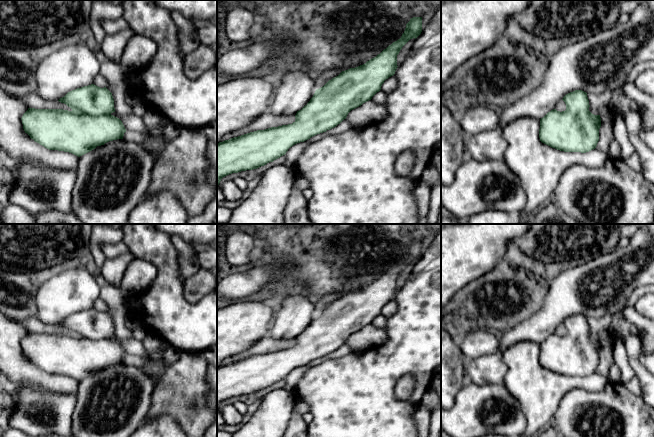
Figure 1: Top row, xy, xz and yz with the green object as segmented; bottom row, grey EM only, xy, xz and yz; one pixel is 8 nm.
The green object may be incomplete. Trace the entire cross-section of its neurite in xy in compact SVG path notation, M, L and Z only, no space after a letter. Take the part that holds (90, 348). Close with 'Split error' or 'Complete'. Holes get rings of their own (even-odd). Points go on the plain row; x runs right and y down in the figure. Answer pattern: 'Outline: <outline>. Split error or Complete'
Outline: M106 311L77 312L58 325L72 334L28 332L21 342L25 357L45 372L80 381L97 370L123 363L126 353L112 339L114 323Z. Complete

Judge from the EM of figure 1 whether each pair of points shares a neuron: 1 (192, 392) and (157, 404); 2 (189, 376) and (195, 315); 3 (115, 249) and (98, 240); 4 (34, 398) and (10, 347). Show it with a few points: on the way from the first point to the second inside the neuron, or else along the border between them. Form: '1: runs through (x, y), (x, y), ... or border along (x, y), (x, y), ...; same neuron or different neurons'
1: runs through (183, 392), (172, 395), (166, 400); same neuron
2: border along (180, 351), (202, 352); different neurons
3: border along (122, 240), (104, 243), (101, 246), (104, 256); different neurons
4: border along (21, 385), (41, 387), (51, 392); different neurons

